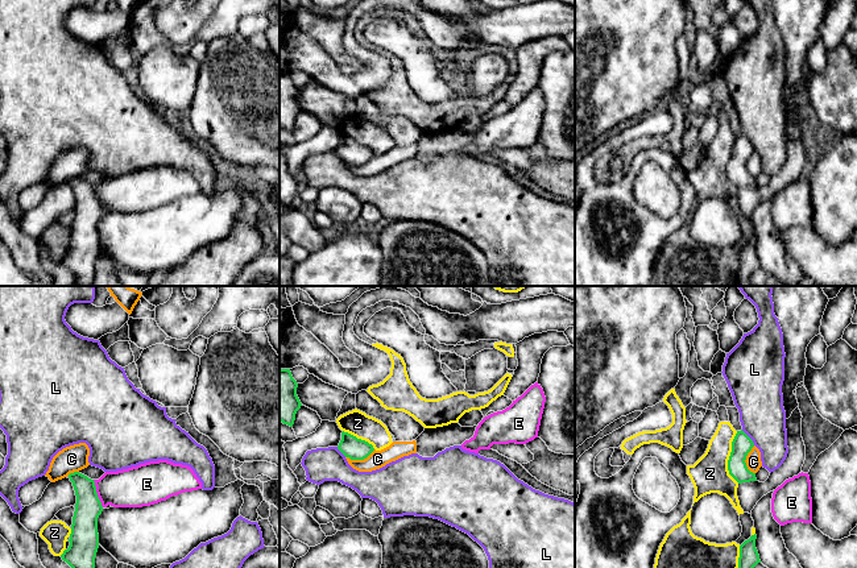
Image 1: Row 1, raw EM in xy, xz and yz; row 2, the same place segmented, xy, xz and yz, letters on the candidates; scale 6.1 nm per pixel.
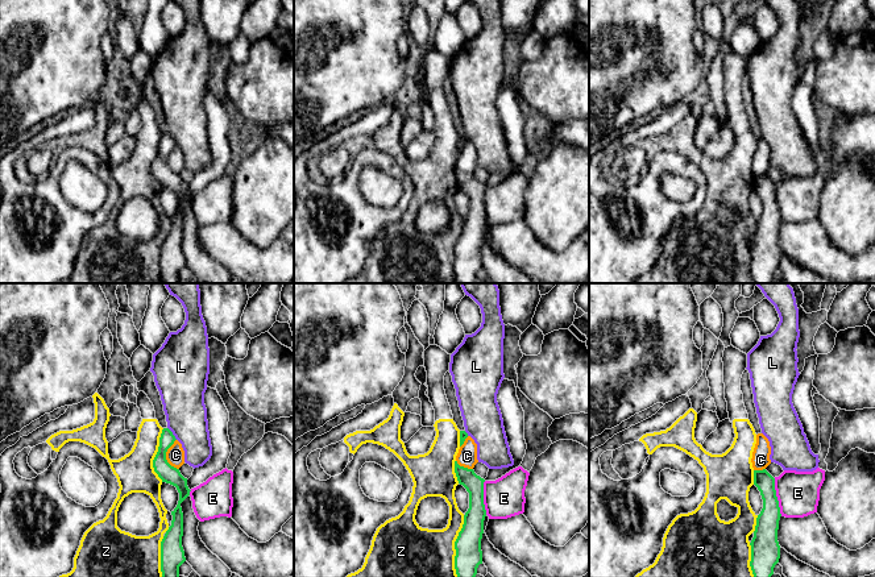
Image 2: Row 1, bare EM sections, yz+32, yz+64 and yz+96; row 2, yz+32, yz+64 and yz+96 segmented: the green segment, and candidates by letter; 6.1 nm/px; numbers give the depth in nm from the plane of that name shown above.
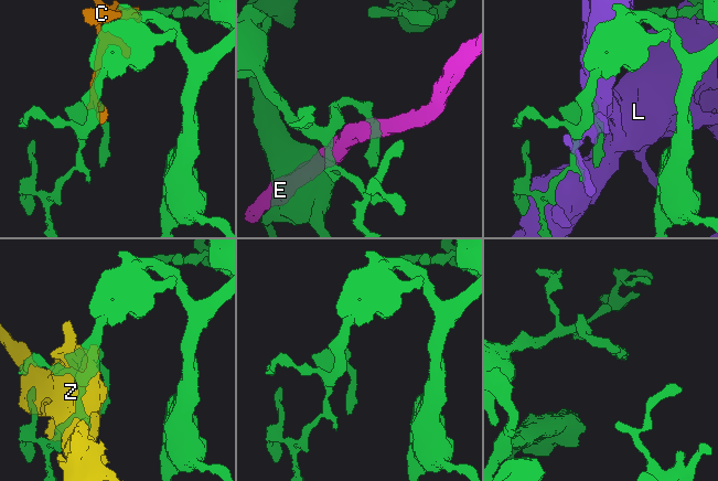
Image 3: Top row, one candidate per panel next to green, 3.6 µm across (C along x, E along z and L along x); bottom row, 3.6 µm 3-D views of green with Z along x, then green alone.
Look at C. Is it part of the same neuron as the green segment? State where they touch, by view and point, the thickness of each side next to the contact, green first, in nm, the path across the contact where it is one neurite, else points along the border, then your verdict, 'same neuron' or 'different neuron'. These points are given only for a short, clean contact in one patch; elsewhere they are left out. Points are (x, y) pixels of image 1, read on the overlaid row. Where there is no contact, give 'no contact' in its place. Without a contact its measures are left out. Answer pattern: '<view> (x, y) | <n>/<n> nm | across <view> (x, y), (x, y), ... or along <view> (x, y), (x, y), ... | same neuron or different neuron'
yz (745, 459) | 120/100 nm | along yz (754, 446), (745, 460), (745, 465), (753, 473) | different neuron

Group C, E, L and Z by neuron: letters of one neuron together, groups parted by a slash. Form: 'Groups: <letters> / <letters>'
Groups: C / E / L / Z

